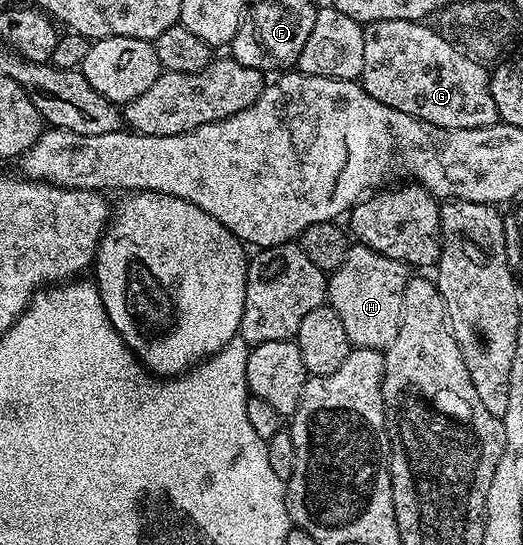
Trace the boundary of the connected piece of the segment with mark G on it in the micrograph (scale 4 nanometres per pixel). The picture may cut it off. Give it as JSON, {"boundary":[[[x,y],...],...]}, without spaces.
{"boundary":[[[381,20],[365,25],[362,29],[362,89],[372,94],[376,102],[384,102],[384,106],[392,110],[400,110],[417,120],[427,120],[441,128],[487,128],[490,124],[499,123],[495,99],[490,89],[491,73],[482,69],[485,67],[463,51],[457,43],[454,45],[452,41],[445,40],[436,29],[429,28],[428,25],[429,23],[417,20]]]}

